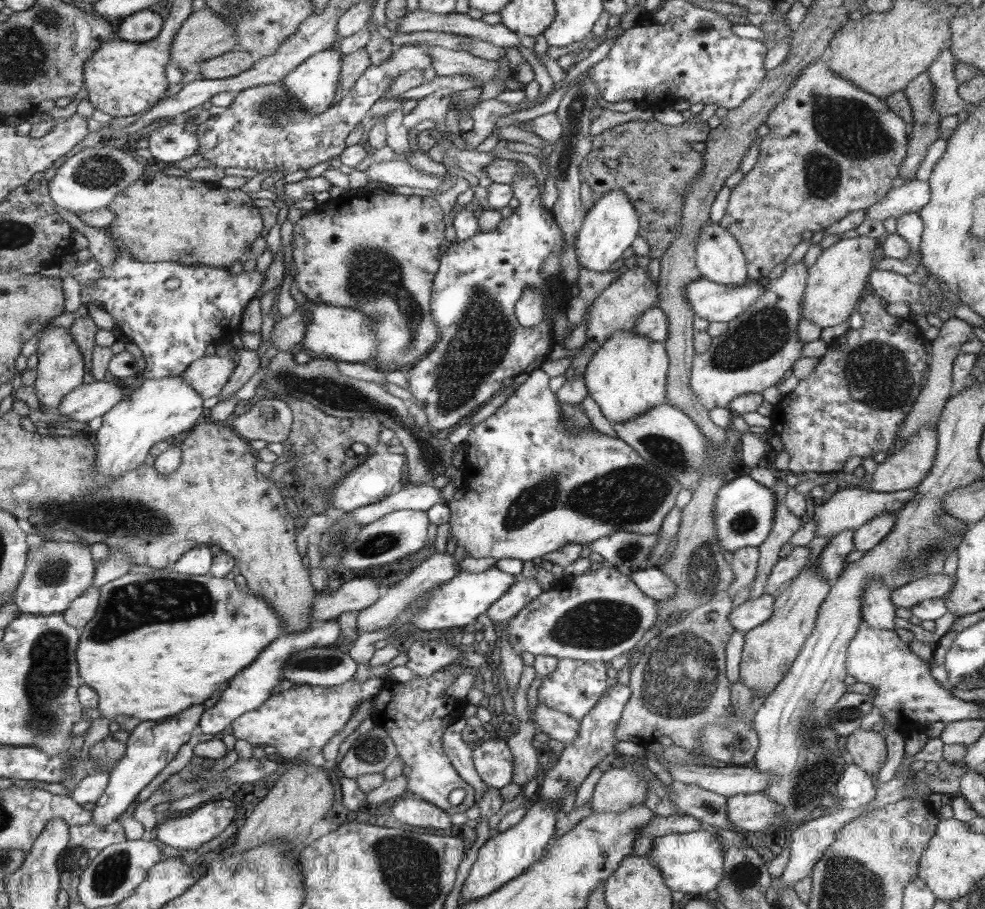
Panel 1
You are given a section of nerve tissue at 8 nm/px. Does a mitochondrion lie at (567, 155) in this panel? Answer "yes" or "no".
yes

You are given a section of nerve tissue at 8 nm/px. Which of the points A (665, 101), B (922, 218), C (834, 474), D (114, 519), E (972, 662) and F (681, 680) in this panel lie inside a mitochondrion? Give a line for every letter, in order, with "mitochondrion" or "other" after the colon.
A: other
B: other
C: other
D: mitochondrion
E: mitochondrion
F: mitochondrion

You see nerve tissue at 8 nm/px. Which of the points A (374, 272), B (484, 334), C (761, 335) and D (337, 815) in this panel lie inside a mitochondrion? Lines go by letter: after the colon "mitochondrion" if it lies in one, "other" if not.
A: mitochondrion
B: mitochondrion
C: mitochondrion
D: other

